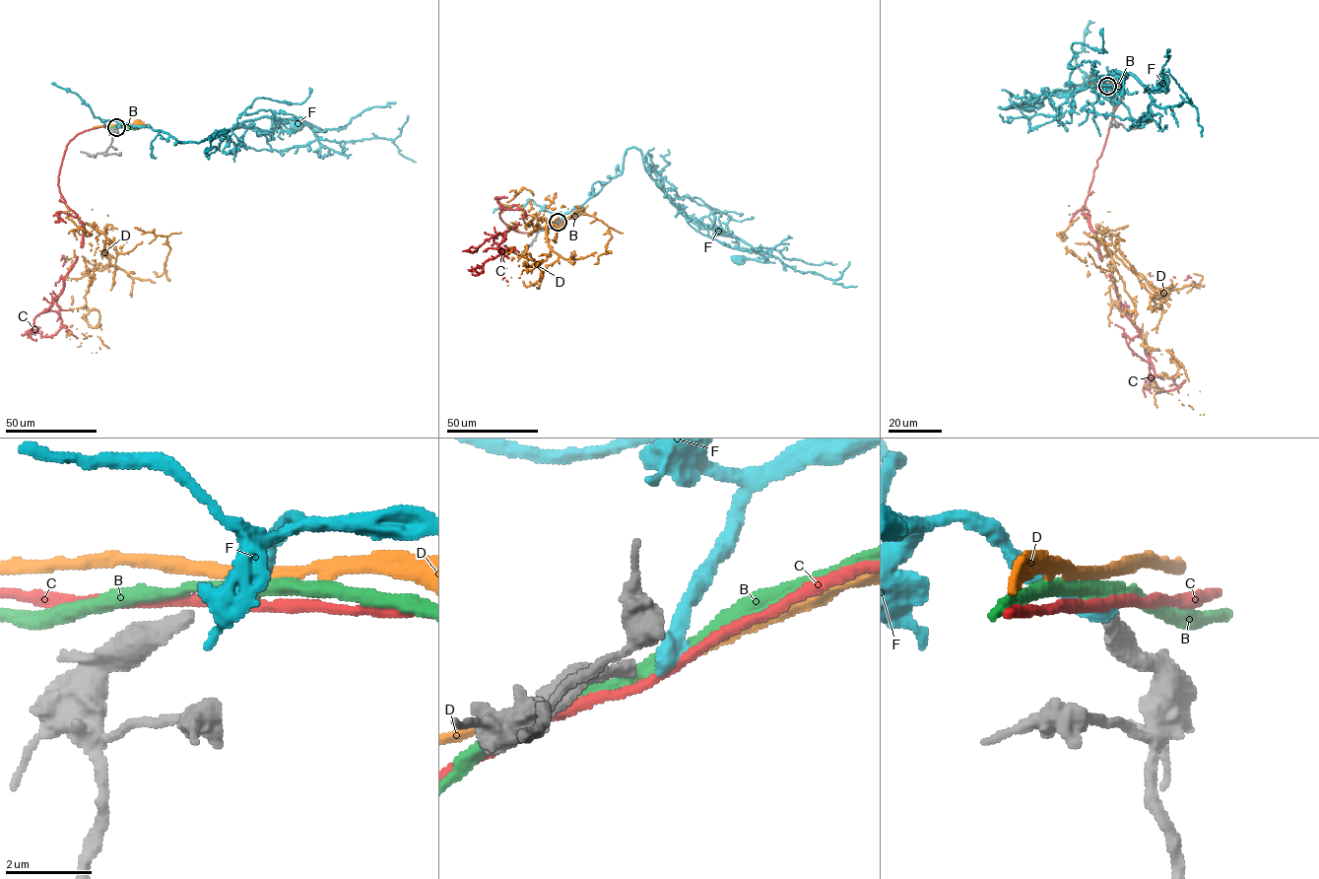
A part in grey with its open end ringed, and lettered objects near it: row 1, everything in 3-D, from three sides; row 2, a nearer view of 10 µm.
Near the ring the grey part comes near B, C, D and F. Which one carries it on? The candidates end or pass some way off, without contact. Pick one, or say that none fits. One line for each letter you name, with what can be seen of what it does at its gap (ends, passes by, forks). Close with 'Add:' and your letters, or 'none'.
F: It ends there
Add: F

